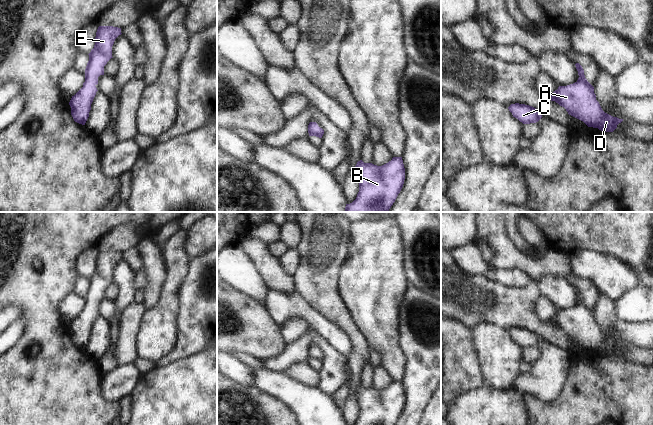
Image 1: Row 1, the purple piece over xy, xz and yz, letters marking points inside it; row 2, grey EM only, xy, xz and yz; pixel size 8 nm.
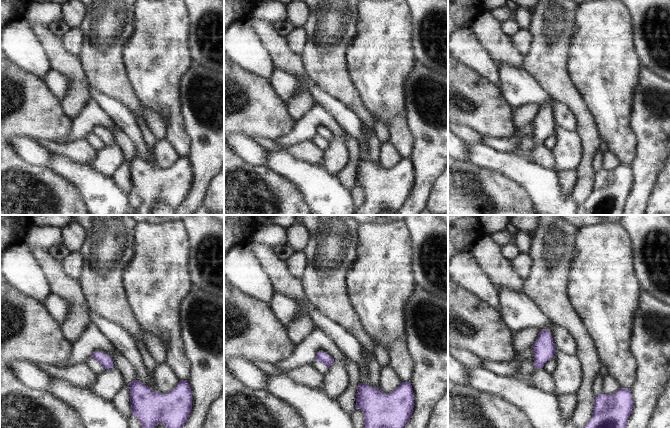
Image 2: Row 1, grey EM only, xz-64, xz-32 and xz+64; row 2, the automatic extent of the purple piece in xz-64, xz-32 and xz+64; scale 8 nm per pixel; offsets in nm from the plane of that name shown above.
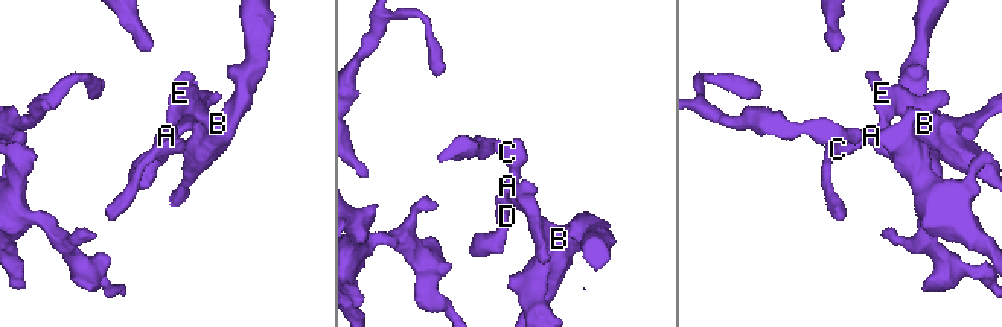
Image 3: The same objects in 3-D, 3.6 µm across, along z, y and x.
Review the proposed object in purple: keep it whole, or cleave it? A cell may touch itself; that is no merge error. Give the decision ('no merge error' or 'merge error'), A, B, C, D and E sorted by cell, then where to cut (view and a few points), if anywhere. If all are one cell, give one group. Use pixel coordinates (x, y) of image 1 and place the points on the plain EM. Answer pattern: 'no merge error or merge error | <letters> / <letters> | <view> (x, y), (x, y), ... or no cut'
no merge error | A B C D E | no cut

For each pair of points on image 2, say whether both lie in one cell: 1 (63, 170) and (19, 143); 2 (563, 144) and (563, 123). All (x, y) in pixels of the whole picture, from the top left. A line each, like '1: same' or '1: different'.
1: different
2: different

